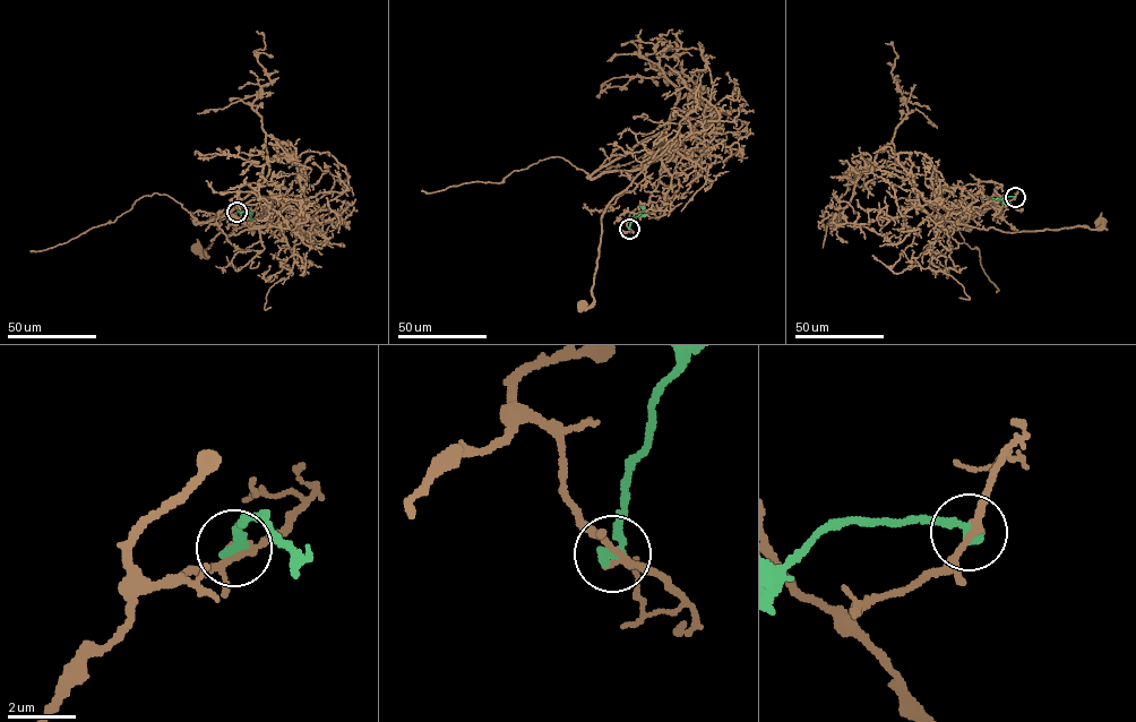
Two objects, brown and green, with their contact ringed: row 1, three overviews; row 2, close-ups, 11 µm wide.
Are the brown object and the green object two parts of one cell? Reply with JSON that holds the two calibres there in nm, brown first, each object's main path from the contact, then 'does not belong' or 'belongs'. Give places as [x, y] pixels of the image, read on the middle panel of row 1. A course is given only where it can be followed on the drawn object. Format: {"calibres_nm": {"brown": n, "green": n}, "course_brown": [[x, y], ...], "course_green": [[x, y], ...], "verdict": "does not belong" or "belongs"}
{"calibres_nm": {"brown": 190, "green": 320}, "course_brown": [[629, 229], [624, 220], [647, 203], [657, 183], [660, 160], [650, 163], [605, 208], [593, 301], [582, 306]], "course_green": [[629, 229], [633, 218], [643, 211], [639, 206]], "verdict": "does not belong"}

